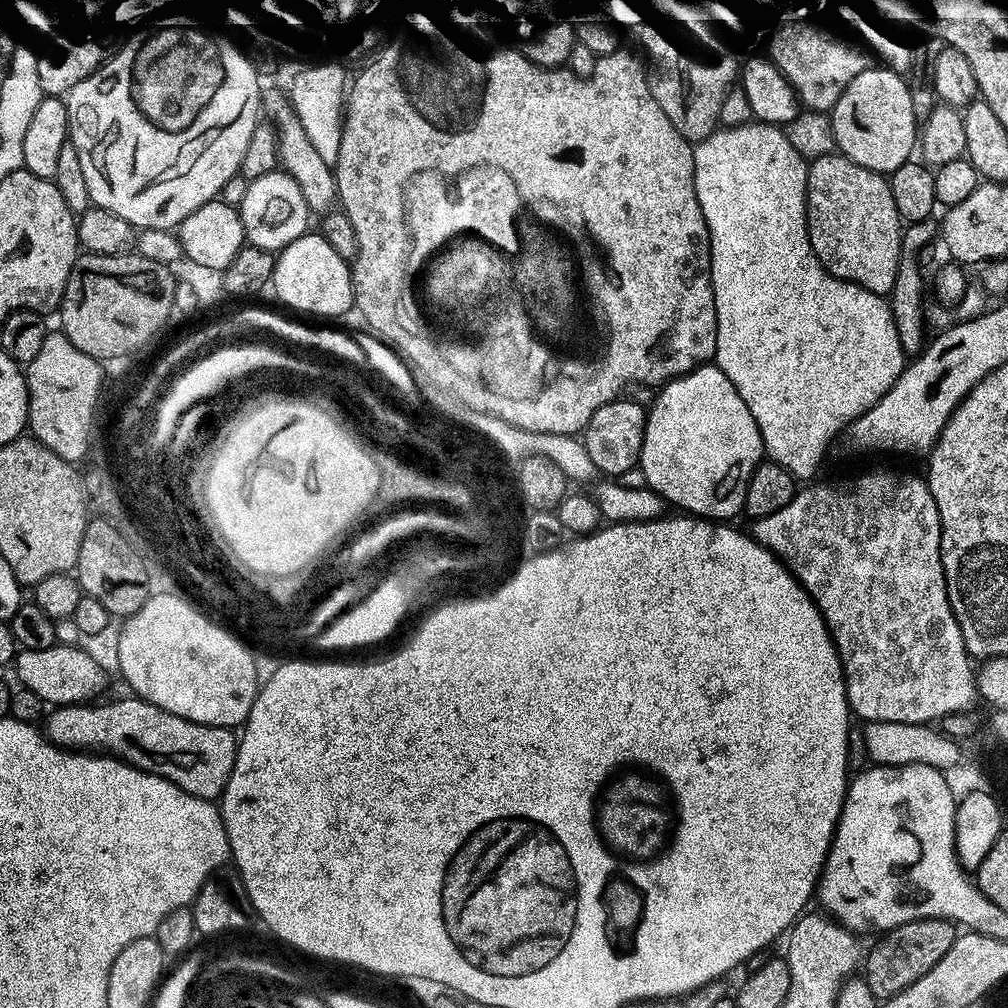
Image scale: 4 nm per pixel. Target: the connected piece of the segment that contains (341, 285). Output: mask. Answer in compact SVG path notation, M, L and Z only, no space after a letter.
M305 234L299 236L294 242L290 242L286 247L280 249L276 256L276 265L274 266L274 274L272 275L272 282L270 285L271 291L276 291L276 296L288 308L293 308L296 312L313 312L316 316L340 316L343 312L352 312L354 308L354 301L352 298L352 270L349 261L342 259L338 254L338 250L334 250L334 246L330 246L330 242L322 234Z

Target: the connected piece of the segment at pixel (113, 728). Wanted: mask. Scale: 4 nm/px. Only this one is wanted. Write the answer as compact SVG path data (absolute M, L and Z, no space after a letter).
M131 699L116 700L113 704L87 702L53 707L46 716L47 739L51 740L53 744L57 744L59 748L91 750L96 754L115 756L125 760L128 764L133 764L135 768L141 768L143 772L153 772L156 776L173 780L179 788L203 800L215 801L216 796L223 797L236 760L238 740L235 733L224 727L190 722L178 714L170 714L166 710L154 706L148 700Z

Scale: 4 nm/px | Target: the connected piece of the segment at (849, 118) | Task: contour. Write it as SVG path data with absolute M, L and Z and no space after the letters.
M877 70L854 78L831 105L830 115L837 149L858 162L858 166L891 174L913 159L918 144L918 123L911 106L909 86L890 73Z

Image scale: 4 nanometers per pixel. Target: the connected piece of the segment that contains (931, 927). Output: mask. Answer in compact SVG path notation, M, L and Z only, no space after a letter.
M918 919L909 924L903 924L897 928L885 931L884 936L872 948L872 953L867 953L866 959L862 964L863 979L867 981L870 990L880 1002L889 1000L891 996L897 996L906 986L910 986L914 982L918 982L918 978L922 978L922 974L926 974L932 969L941 958L948 953L954 946L958 935L957 925L950 920L944 919Z

